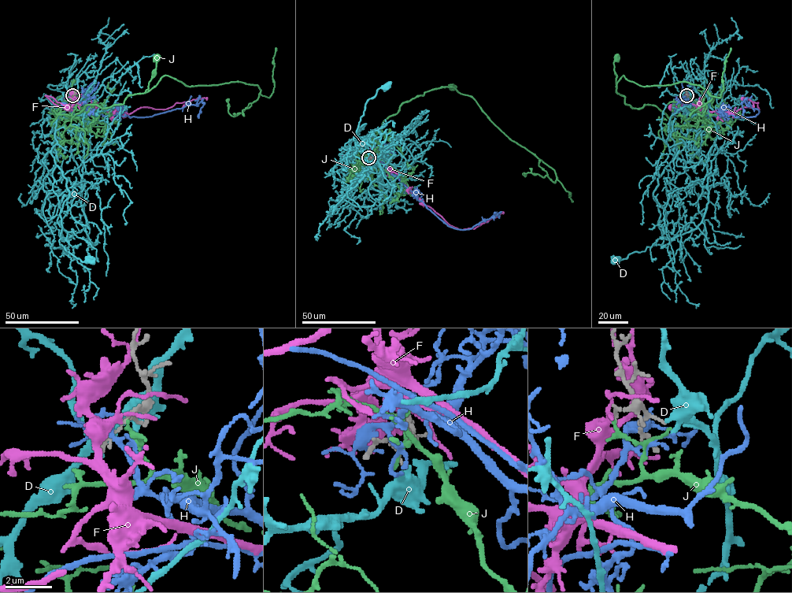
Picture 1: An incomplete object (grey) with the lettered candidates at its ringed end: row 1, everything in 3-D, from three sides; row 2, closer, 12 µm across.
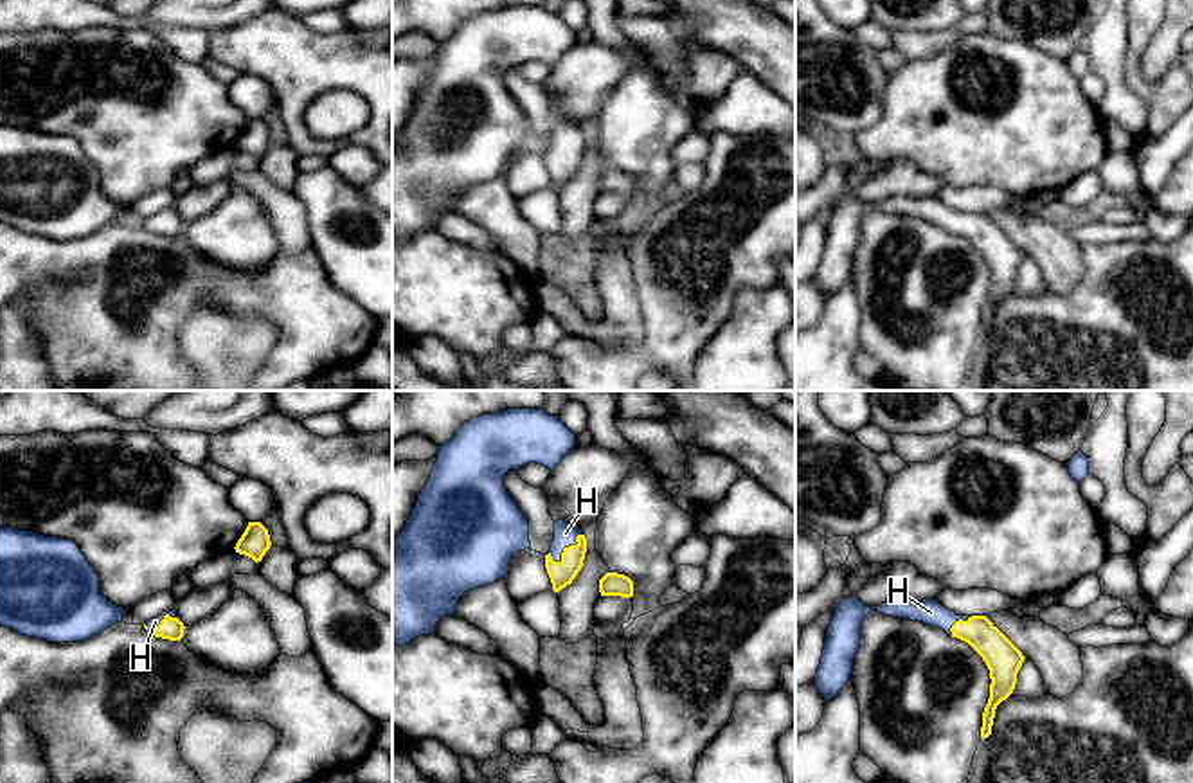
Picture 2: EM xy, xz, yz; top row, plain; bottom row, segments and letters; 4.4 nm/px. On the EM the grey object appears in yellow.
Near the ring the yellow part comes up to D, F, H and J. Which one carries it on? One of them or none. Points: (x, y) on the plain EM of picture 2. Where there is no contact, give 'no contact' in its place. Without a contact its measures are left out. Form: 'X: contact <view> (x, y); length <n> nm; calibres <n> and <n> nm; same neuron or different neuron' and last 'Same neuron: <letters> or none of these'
D: no contact; different neuron
F: no contact; different neuron
H: contact xz (565, 144); length 180 nm; calibres 110 and 100 nm; same neuron
J: no contact; different neuron
Same neuron: H

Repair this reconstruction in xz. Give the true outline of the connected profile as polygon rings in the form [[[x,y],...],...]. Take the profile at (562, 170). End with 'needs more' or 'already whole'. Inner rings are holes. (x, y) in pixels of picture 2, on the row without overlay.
[[[565,117],[554,119],[554,137],[551,149],[545,151],[545,166],[554,189],[572,180],[583,164],[585,149],[587,135],[583,128]]]; needs more

